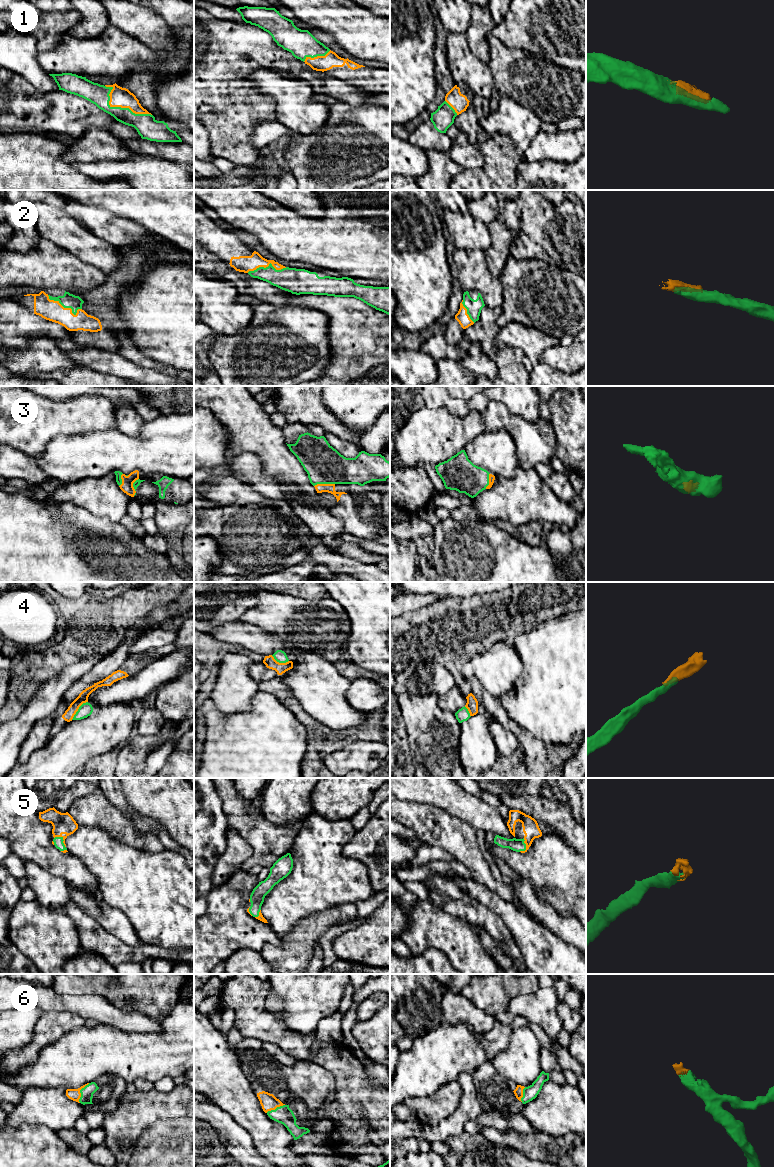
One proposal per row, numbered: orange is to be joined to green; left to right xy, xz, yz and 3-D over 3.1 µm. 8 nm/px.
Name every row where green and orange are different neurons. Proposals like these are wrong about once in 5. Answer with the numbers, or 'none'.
none

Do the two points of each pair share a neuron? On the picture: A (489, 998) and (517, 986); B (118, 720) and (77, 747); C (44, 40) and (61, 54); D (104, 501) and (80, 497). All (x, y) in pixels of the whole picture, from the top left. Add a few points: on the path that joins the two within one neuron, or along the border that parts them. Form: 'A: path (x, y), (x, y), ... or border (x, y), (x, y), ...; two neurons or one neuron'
A: path (496, 991), (510, 986); one neuron
B: path (108, 726), (99, 733), (87, 738); one neuron
C: border (68, 33), (53, 49), (39, 52); two neurons
D: path (98, 497), (86, 497); one neuron

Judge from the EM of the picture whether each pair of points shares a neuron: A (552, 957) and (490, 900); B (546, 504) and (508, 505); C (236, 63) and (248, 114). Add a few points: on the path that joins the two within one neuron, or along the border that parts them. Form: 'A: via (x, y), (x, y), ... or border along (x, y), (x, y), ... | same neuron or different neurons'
A: via (537, 944), (505, 912) | same neuron
B: via (537, 504), (517, 504) | same neuron
C: via (231, 76), (227, 80), (232, 88), (235, 101) | same neuron

